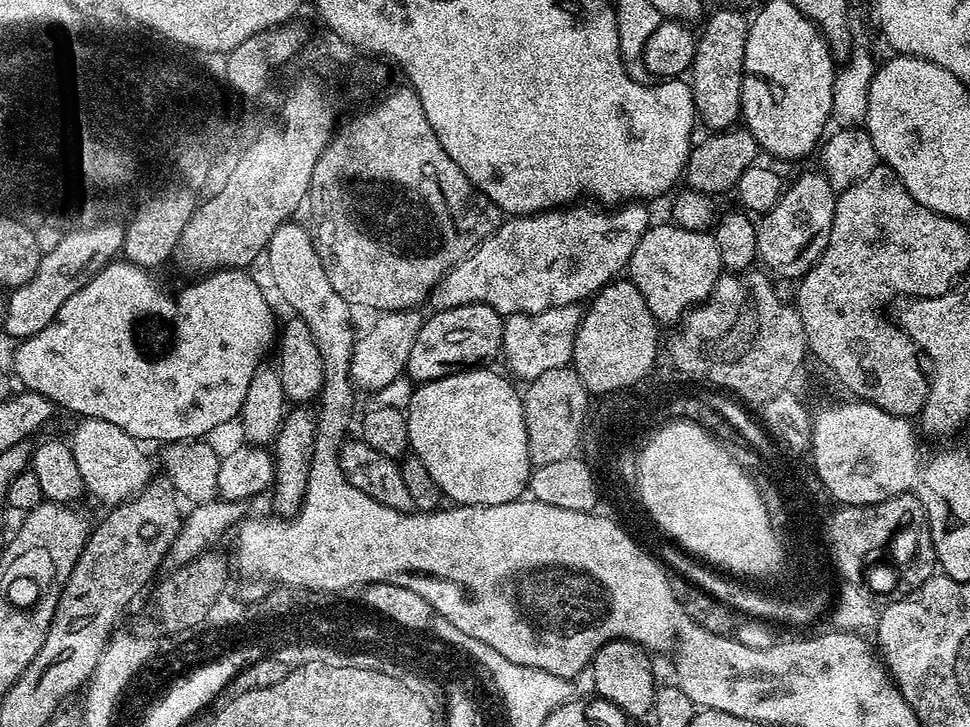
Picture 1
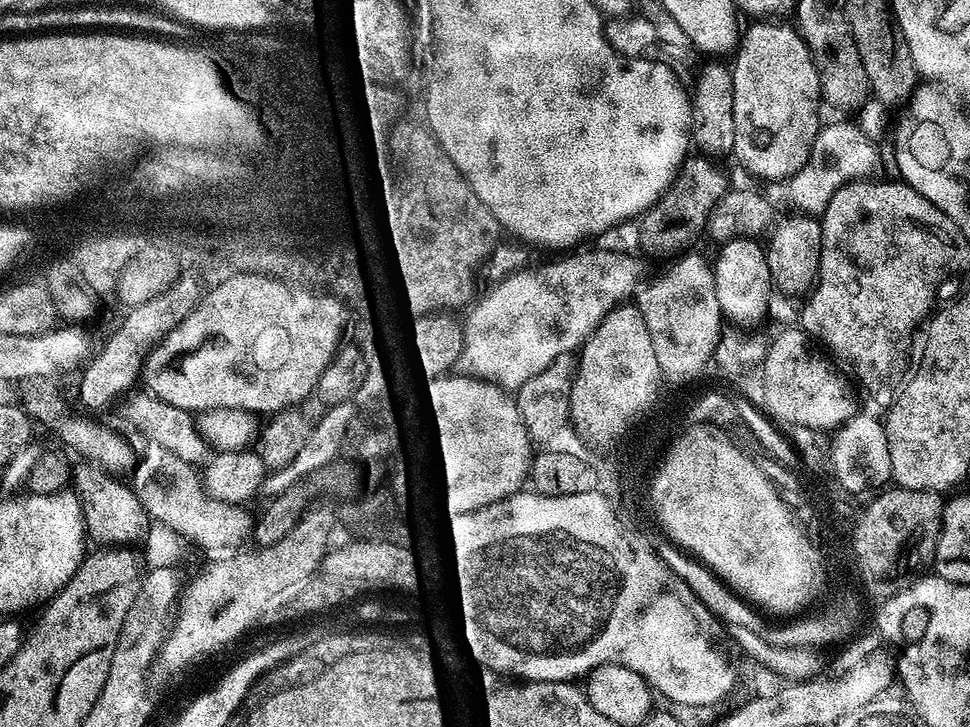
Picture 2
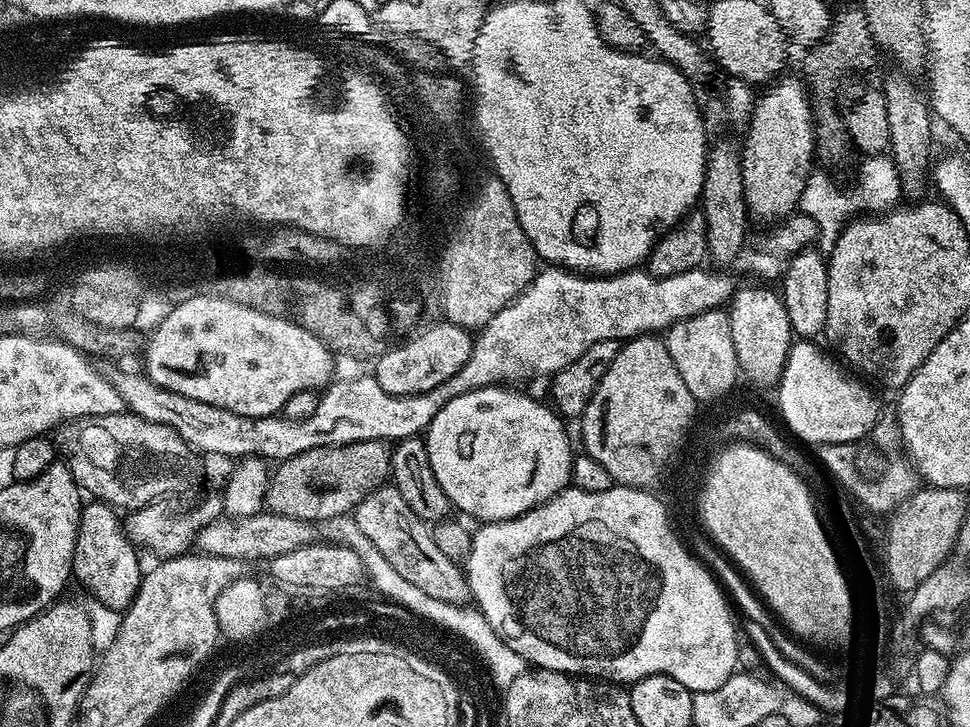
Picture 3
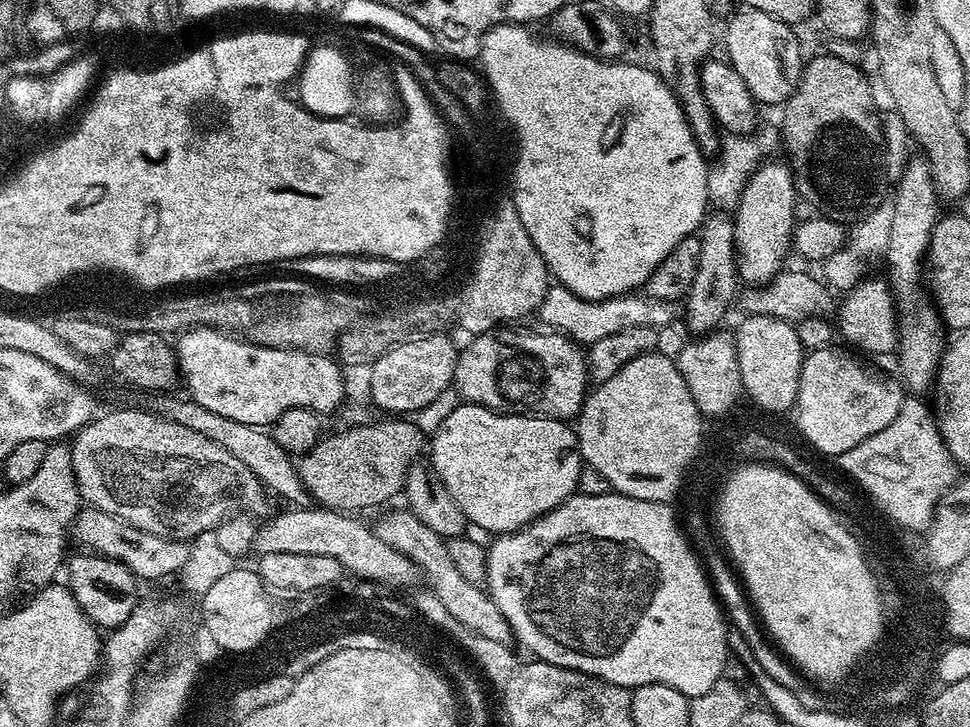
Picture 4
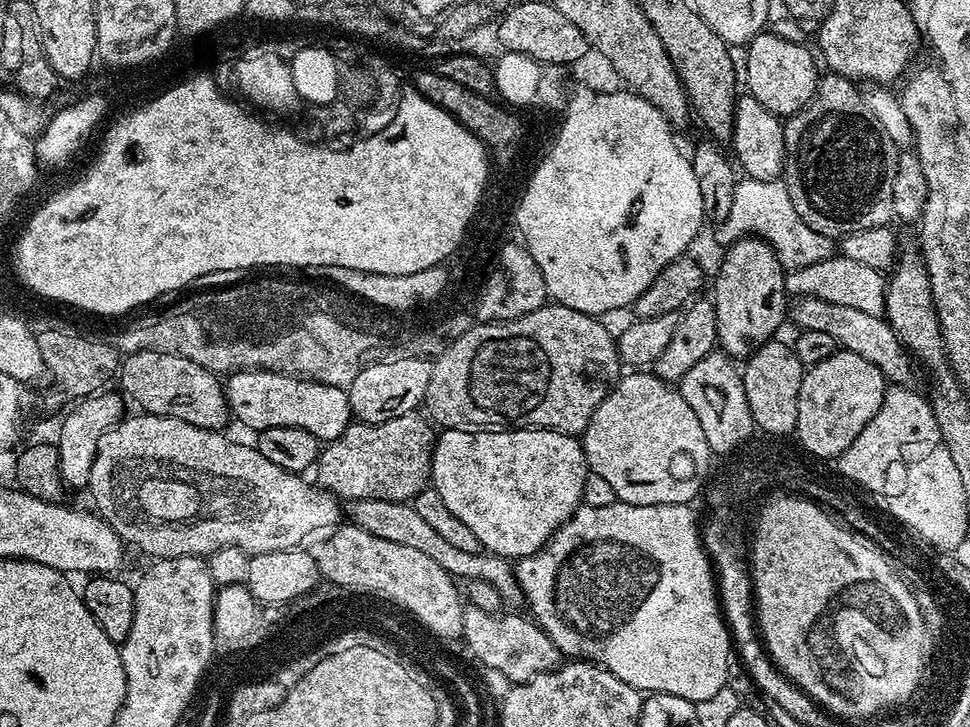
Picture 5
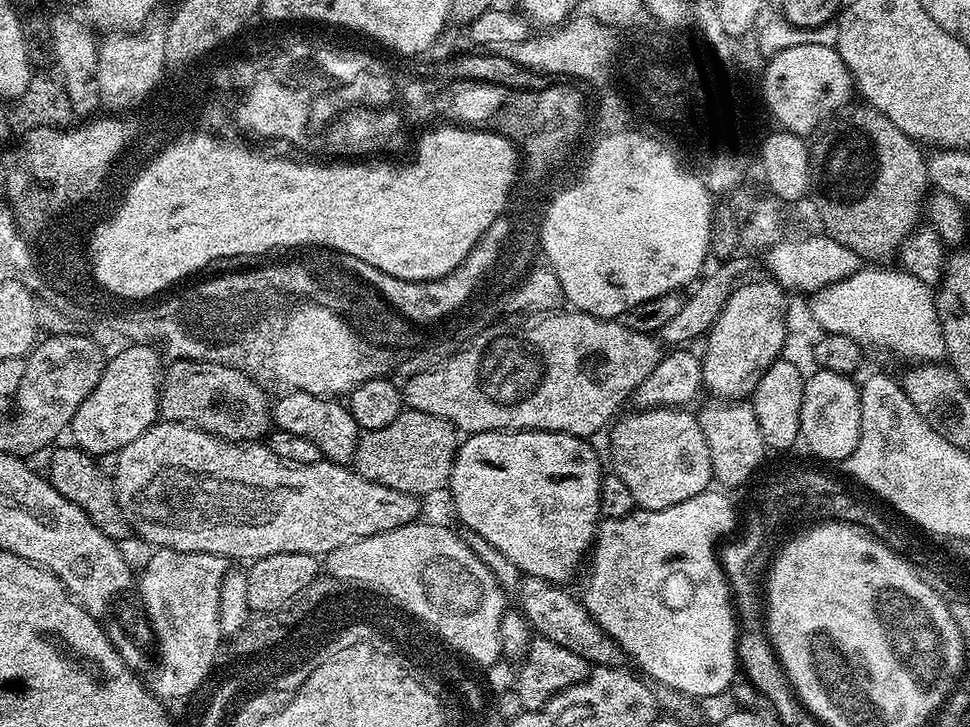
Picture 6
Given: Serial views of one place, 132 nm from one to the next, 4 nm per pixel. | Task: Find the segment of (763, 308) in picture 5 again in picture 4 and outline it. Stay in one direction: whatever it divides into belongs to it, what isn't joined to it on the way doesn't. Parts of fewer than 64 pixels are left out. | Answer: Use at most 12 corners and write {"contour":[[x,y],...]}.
{"contour":[[764,162],[734,209],[736,275],[763,285],[785,267],[796,177]]}

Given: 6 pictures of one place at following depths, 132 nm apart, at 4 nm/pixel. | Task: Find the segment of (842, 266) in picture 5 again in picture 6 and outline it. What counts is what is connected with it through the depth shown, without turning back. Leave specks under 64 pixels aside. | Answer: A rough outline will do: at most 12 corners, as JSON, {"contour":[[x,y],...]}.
{"contour":[[864,266],[811,293],[825,333],[945,359],[933,289]]}

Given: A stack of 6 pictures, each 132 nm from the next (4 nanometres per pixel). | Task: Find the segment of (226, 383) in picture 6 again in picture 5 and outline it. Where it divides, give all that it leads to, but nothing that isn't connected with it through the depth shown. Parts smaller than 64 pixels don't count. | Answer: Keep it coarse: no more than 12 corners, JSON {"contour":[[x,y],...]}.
{"contour":[[169,352],[129,353],[123,390],[149,415],[213,430],[230,409],[219,375]]}

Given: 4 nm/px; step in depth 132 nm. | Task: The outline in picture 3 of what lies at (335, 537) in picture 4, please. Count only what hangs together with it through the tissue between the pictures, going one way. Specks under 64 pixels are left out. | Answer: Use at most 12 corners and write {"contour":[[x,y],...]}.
{"contour":[[221,516],[194,544],[206,556],[271,562],[309,543],[303,520]]}

